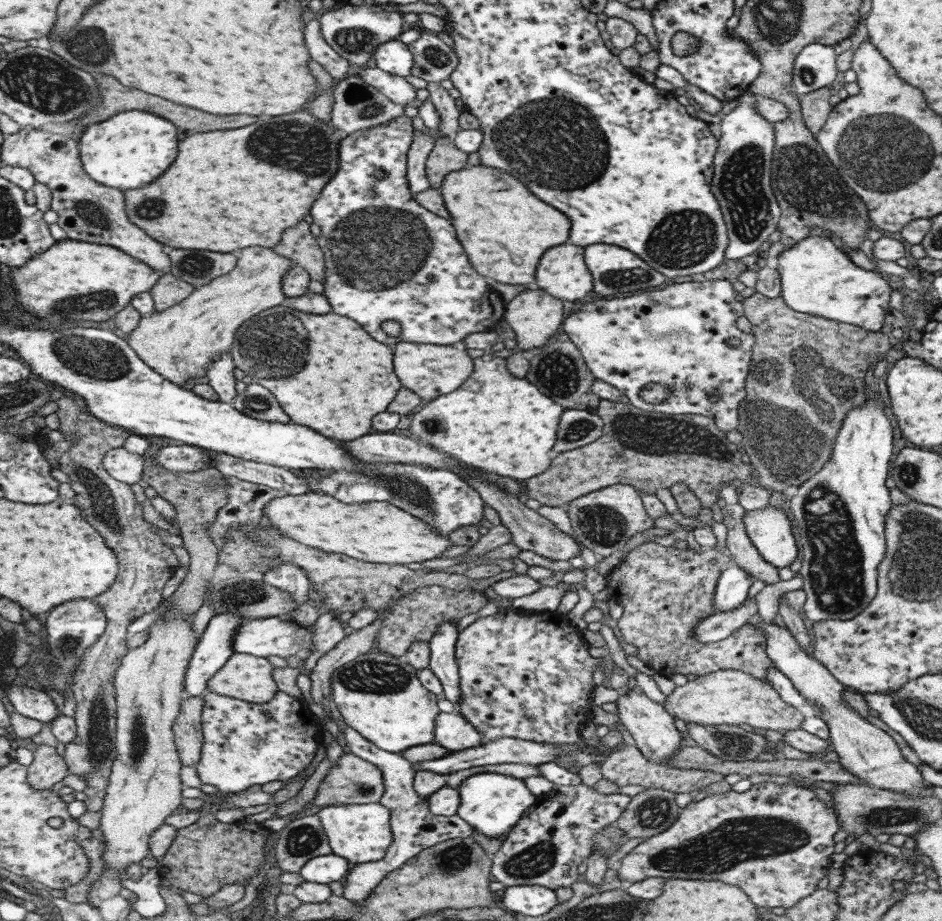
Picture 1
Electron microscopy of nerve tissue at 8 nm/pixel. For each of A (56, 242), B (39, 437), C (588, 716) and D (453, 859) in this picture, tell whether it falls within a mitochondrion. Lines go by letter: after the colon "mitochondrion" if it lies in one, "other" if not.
A: other
B: other
C: other
D: mitochondrion

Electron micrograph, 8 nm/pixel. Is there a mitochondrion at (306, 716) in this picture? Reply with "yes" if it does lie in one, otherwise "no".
no

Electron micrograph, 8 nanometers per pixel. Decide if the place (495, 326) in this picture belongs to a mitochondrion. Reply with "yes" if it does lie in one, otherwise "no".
no

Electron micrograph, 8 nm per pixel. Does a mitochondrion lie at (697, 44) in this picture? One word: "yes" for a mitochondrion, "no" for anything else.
no

